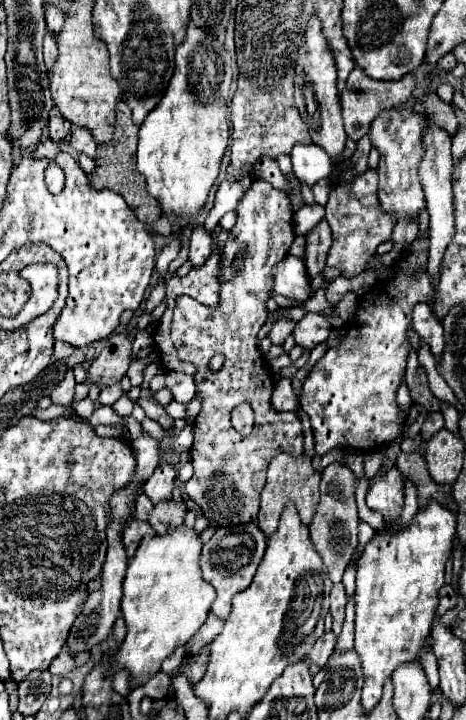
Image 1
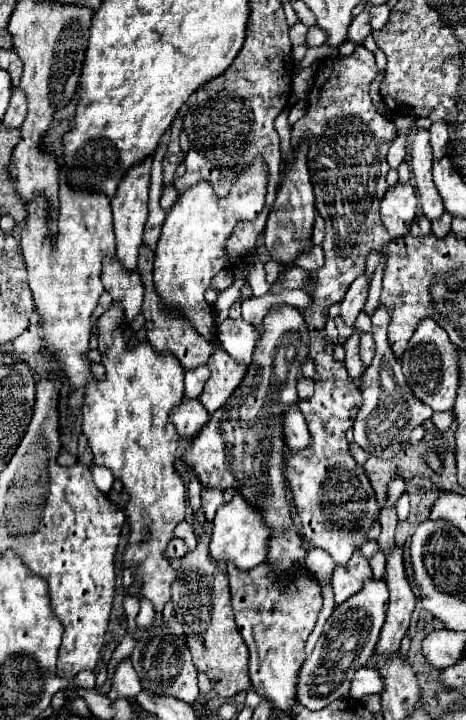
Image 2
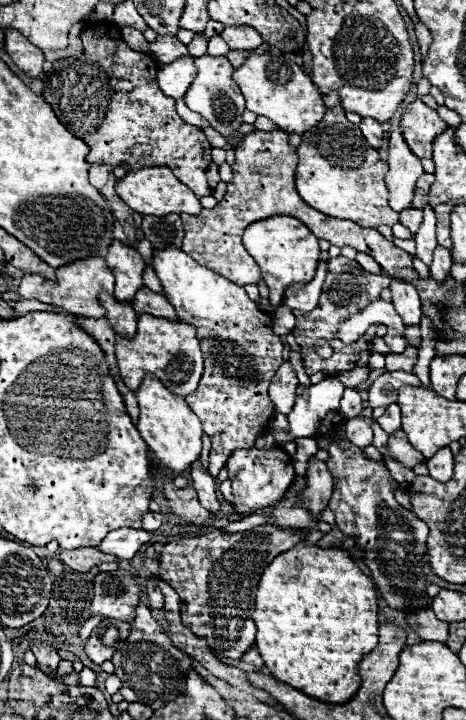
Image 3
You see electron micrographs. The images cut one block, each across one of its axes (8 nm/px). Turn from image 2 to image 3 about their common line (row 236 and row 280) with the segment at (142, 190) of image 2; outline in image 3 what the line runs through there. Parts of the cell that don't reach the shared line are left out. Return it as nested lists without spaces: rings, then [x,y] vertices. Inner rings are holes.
[[[114,240],[106,254],[106,264],[116,276],[116,298],[118,300],[132,300],[138,288],[142,286],[142,272],[146,268],[146,262],[142,256],[124,242]]]

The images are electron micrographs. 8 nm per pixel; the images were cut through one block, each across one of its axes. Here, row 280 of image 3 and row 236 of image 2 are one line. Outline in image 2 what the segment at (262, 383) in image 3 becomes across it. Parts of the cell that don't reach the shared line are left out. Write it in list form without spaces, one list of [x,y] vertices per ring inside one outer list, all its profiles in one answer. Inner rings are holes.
[[[198,182],[188,188],[172,206],[156,248],[154,260],[154,286],[166,306],[180,308],[192,326],[208,340],[216,338],[214,310],[204,300],[212,278],[228,266],[230,256],[224,252],[226,240],[230,238],[236,218],[226,210],[224,200],[216,196],[210,182]]]

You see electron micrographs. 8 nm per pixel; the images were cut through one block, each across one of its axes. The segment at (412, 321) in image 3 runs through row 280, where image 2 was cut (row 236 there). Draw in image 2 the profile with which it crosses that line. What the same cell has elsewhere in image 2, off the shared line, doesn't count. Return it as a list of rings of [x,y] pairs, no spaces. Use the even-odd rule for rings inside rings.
[[[398,184],[386,192],[380,202],[380,214],[390,238],[404,238],[404,234],[410,232],[416,218],[416,206],[418,200],[412,184]]]

